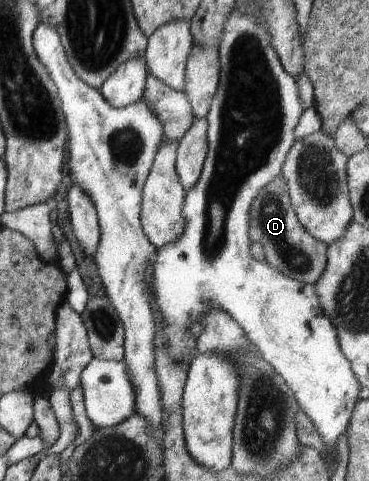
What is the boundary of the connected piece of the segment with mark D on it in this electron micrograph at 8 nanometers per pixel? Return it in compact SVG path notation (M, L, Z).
M281 175L265 185L253 199L249 207L248 237L251 244L257 243L263 249L264 262L289 279L309 285L315 285L321 279L327 265L326 245L312 237L299 223Z

